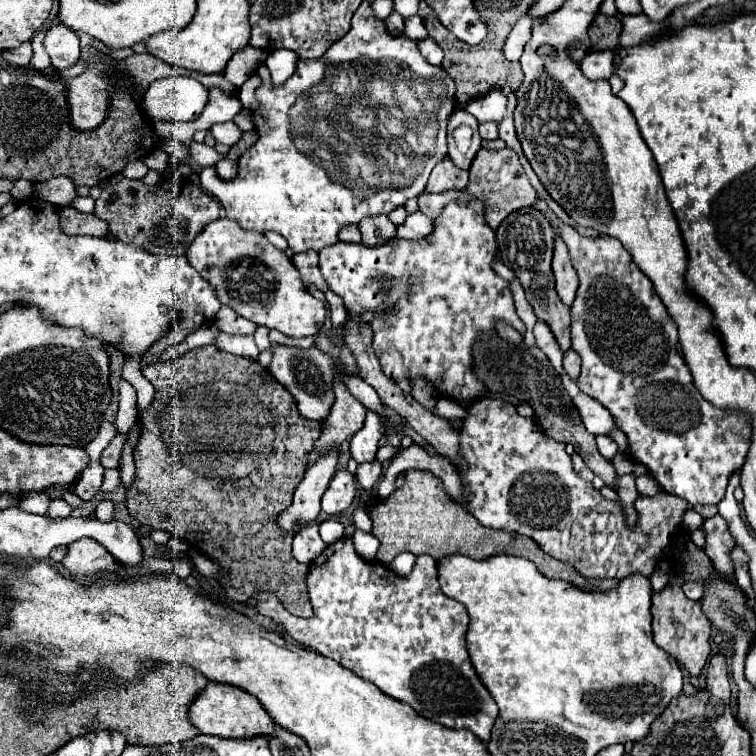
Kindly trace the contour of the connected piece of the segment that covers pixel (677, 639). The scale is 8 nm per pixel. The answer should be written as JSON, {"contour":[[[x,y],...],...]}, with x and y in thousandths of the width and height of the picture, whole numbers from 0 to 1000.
{"contour":[[[878,776],[876,782],[862,784],[862,832],[865,848],[881,864],[894,869],[894,874],[913,888],[913,893],[926,893],[937,869],[939,869],[939,837],[942,827],[923,806],[923,795],[907,792],[899,776]]]}

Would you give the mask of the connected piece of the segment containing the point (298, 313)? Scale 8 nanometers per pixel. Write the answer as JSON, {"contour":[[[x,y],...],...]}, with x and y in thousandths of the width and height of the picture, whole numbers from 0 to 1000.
{"contour":[[[286,290],[259,311],[246,340],[251,351],[286,380],[294,403],[307,406],[315,417],[341,430],[368,435],[381,446],[410,446],[418,443],[431,425],[429,401],[402,382],[386,345],[376,332],[365,329],[349,308],[317,303],[312,292]]]}

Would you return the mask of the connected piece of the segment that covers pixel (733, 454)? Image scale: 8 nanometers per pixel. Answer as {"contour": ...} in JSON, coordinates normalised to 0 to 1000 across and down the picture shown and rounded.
{"contour":[[[710,262],[708,271],[722,283],[725,292],[738,298],[741,313],[751,324],[757,351],[767,366],[767,380],[754,406],[757,462],[770,472],[765,512],[810,546],[815,562],[831,575],[836,610],[852,612],[881,652],[907,660],[910,668],[950,665],[958,657],[963,631],[976,623],[987,607],[992,589],[989,549],[947,541],[923,520],[902,467],[894,467],[894,427],[884,417],[873,393],[865,388],[862,372],[841,353],[820,319],[804,311],[767,311],[759,300],[738,290],[720,265]]]}

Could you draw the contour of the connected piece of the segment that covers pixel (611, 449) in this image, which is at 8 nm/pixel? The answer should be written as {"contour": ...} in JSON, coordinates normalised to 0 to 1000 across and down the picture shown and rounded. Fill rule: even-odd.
{"contour":[[[803,575],[790,577],[788,586],[791,589],[791,597],[794,597],[804,610],[817,599],[817,589],[815,589],[815,585]]]}

